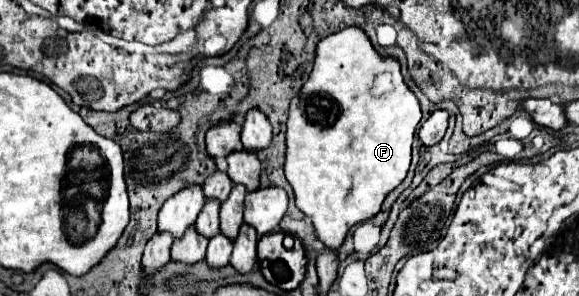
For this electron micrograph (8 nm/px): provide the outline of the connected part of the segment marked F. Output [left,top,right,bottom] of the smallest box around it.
[285,27,421,249]

